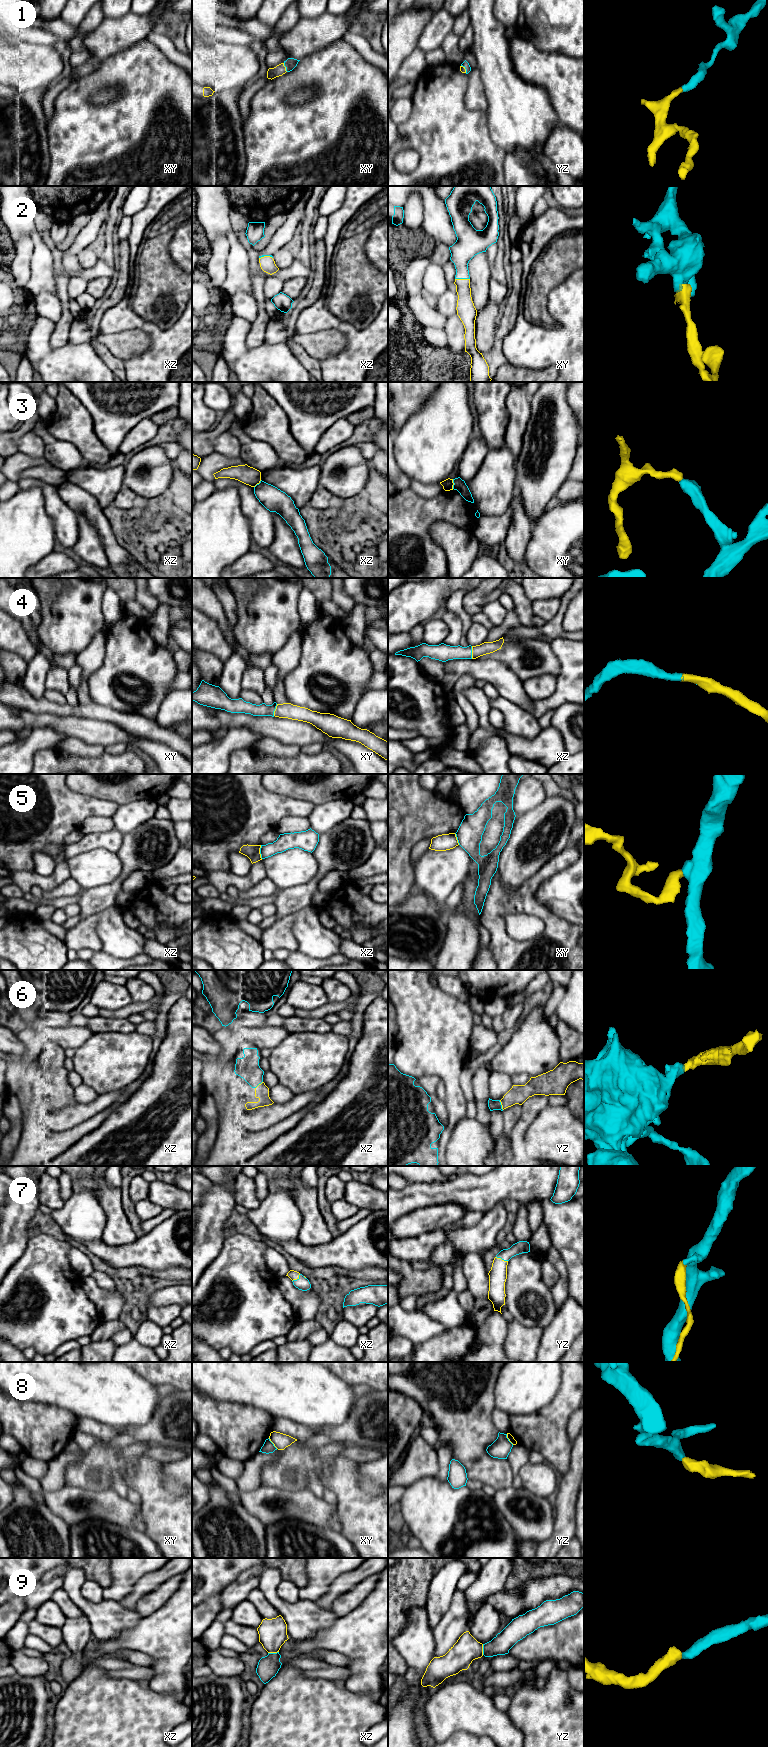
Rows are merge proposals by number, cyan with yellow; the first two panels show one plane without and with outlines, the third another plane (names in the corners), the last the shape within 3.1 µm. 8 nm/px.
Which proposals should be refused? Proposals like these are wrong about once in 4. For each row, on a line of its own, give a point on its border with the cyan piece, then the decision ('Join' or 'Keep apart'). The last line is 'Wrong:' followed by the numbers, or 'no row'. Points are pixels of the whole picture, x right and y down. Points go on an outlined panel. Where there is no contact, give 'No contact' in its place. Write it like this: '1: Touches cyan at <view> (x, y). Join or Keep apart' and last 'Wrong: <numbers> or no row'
1: Touches cyan at xy (285, 66). Join
2: Touches cyan at xy (462, 278). Join
3: Touches cyan at xy (454, 484). Keep apart
4: Touches cyan at xz (471, 652). Join
5: Touches cyan at xz (260, 852). Keep apart
6: Touches cyan at yz (501, 1105). Join
7: Touches cyan at yz (502, 1259). Join
8: Touches cyan at xy (272, 1443). Keep apart
9: Touches cyan at xz (273, 1653). Join
Wrong: 3, 5, 8

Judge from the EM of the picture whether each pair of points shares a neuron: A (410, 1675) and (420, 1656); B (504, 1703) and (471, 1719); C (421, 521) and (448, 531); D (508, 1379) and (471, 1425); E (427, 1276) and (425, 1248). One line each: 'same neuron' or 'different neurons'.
A: different neurons
B: different neurons
C: different neurons
D: different neurons
E: different neurons

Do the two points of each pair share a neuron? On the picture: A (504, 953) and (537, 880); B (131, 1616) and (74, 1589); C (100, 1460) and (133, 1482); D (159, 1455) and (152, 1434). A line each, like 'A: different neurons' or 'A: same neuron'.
A: same neuron
B: same neuron
C: same neuron
D: different neurons

